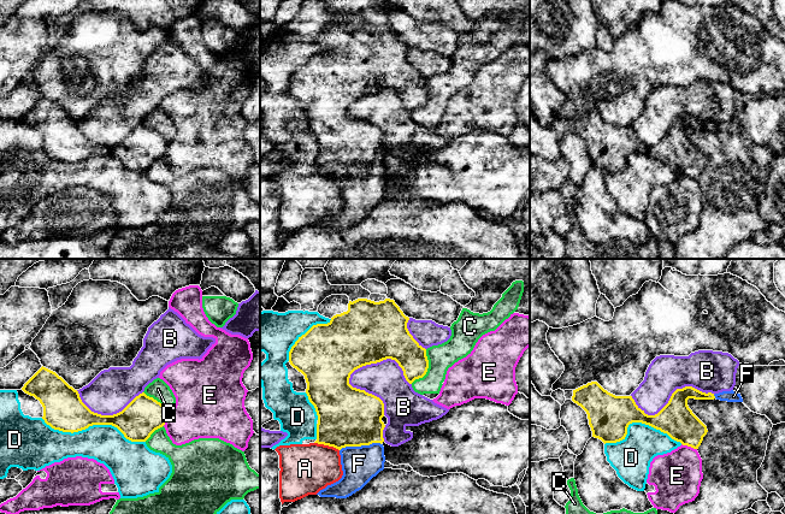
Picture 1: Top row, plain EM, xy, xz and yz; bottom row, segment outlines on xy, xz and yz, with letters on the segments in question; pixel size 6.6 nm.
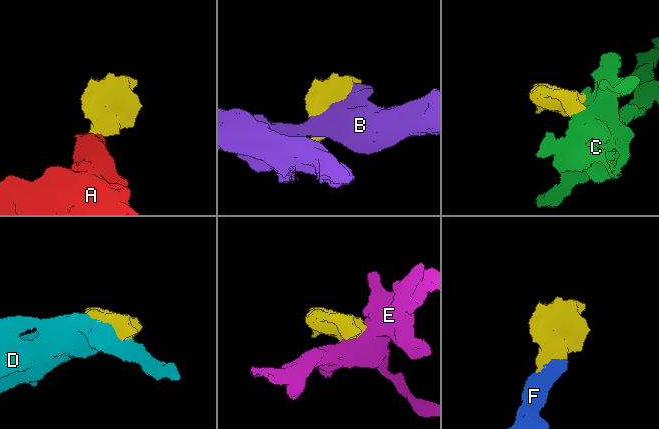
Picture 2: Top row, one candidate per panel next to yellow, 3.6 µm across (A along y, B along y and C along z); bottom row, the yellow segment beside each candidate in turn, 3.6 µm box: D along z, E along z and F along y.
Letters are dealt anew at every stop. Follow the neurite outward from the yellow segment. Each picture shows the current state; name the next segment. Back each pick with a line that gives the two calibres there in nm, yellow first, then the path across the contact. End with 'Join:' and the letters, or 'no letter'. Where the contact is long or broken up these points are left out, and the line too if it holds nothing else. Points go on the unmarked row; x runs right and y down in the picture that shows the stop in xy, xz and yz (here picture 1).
F: calibres 400 and 240 nm
Join: F

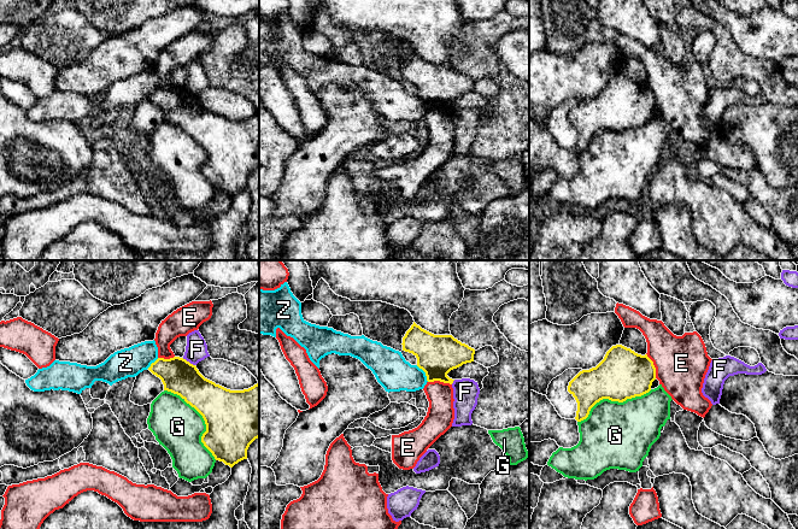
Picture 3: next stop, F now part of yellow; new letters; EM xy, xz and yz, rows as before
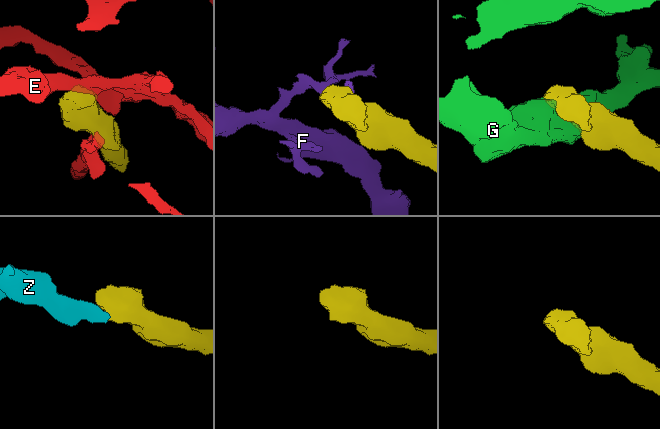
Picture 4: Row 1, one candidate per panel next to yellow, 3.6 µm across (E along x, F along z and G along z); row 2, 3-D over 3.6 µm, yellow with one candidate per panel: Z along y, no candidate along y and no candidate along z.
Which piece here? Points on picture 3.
Join: no letter

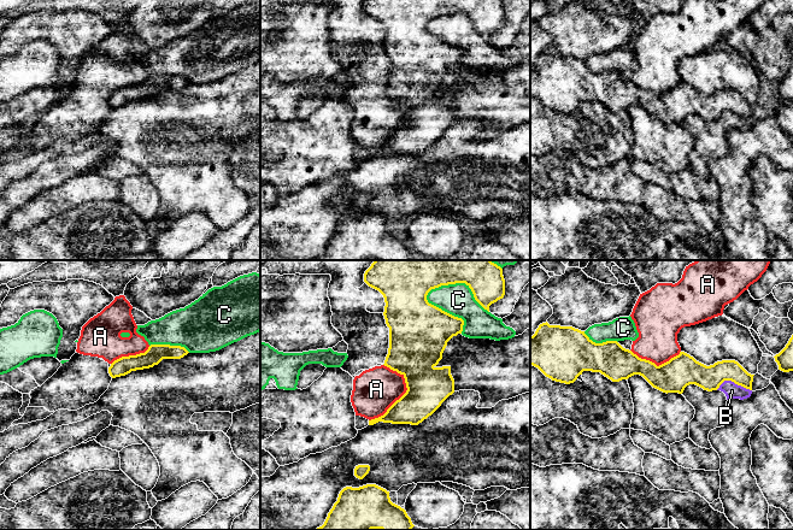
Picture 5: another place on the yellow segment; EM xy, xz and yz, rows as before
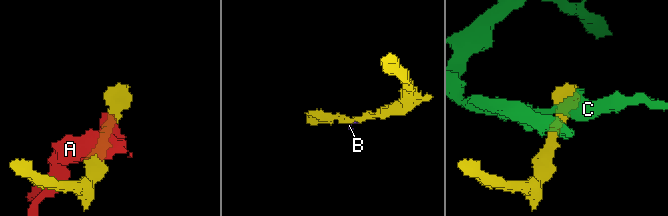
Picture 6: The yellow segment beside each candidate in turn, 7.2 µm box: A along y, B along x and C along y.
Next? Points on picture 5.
Join: no letter

